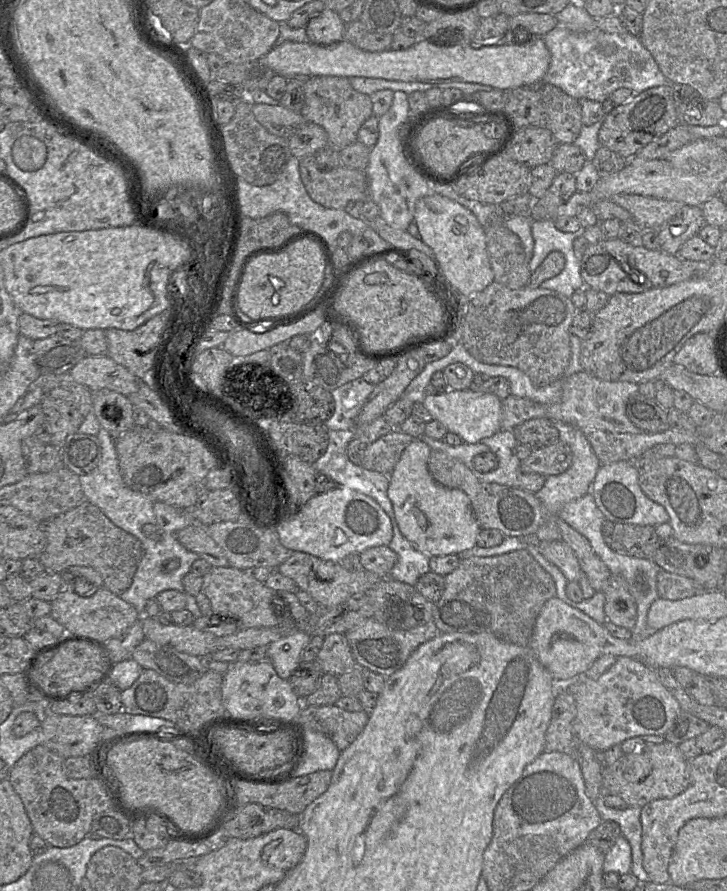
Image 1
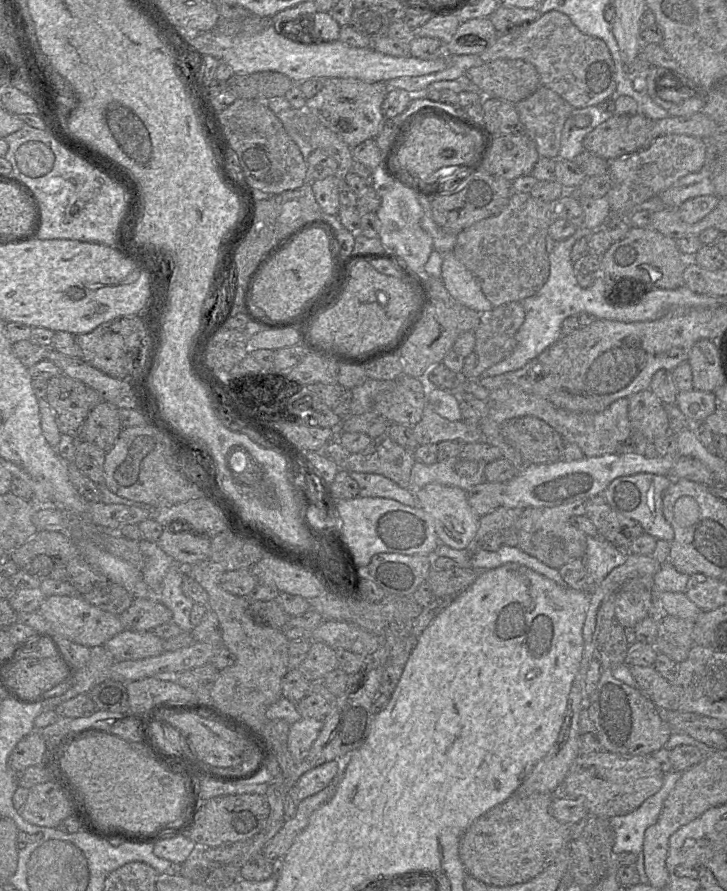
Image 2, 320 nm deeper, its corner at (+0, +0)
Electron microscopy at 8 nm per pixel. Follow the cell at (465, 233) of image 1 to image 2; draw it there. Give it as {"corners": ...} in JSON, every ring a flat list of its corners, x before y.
{"corners":[[452,251,443,254,441,280,455,302,480,314,488,314,493,310,494,307,483,294,474,275]]}

